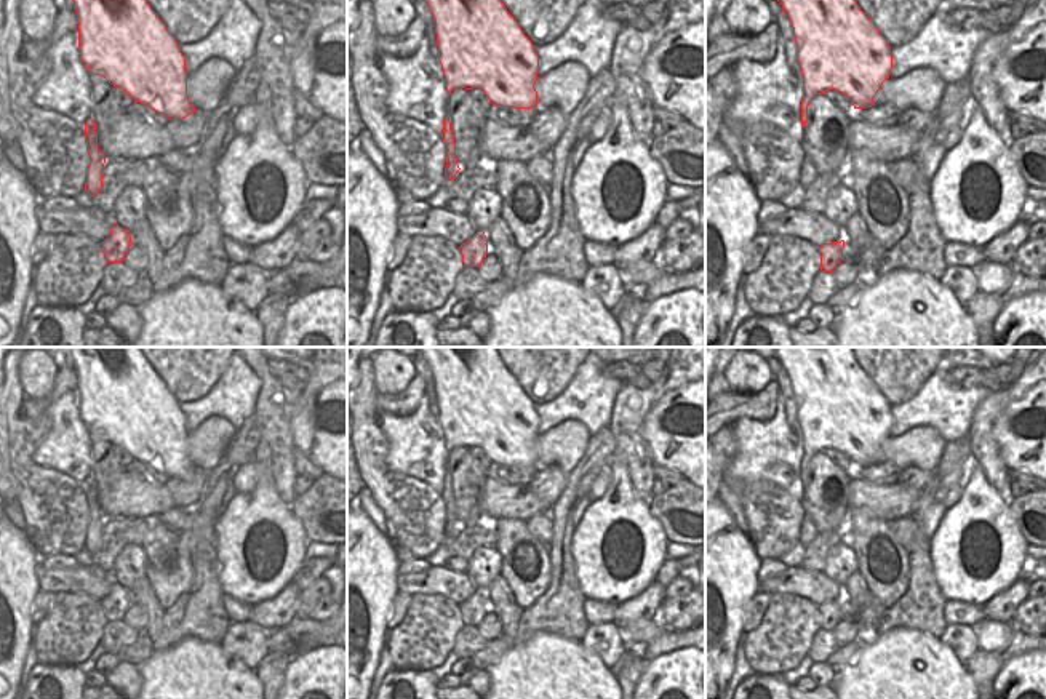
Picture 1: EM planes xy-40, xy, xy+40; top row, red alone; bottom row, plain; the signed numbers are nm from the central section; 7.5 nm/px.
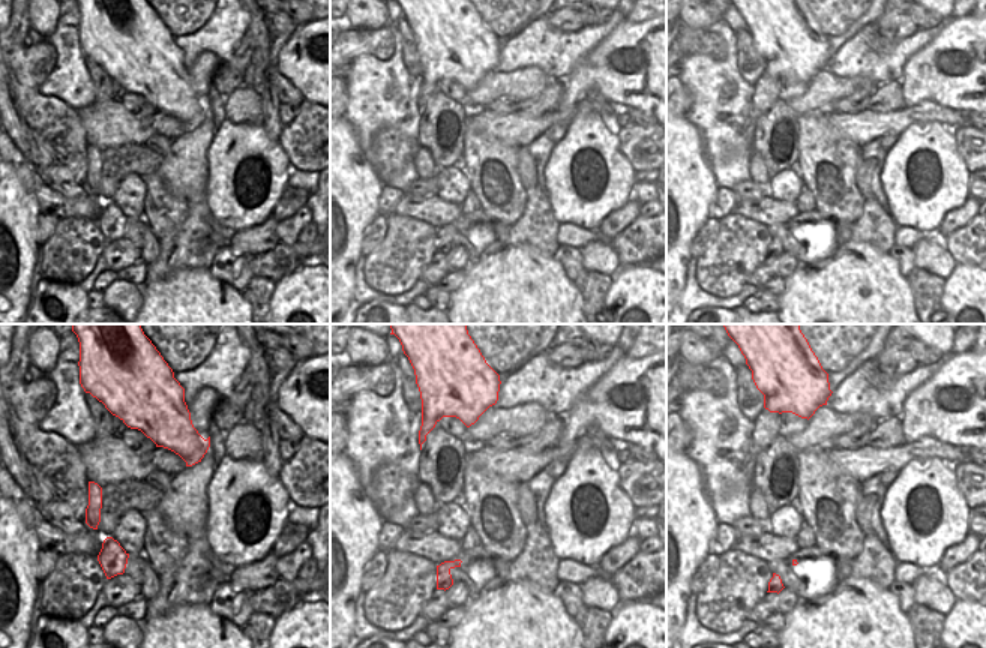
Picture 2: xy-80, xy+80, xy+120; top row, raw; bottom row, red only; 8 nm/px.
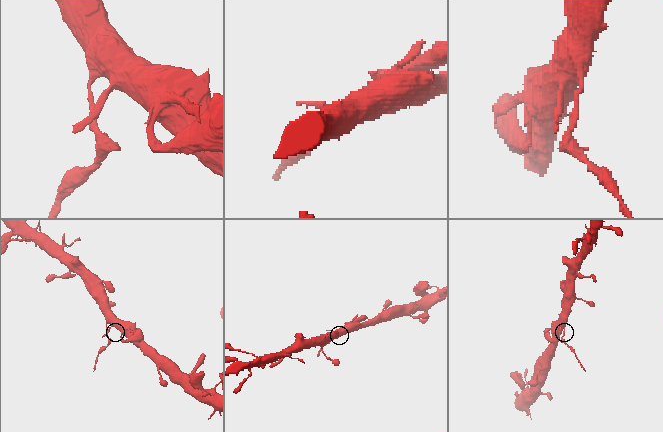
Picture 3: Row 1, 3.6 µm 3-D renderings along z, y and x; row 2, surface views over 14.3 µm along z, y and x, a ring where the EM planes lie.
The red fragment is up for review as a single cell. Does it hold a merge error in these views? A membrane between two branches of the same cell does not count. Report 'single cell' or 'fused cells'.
fused cells

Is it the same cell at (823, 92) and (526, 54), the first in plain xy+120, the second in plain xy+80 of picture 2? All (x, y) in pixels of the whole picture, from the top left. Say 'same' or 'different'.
different

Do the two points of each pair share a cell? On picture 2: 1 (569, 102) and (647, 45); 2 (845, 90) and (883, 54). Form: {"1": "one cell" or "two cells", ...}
{"1": "one cell", "2": "two cells"}

